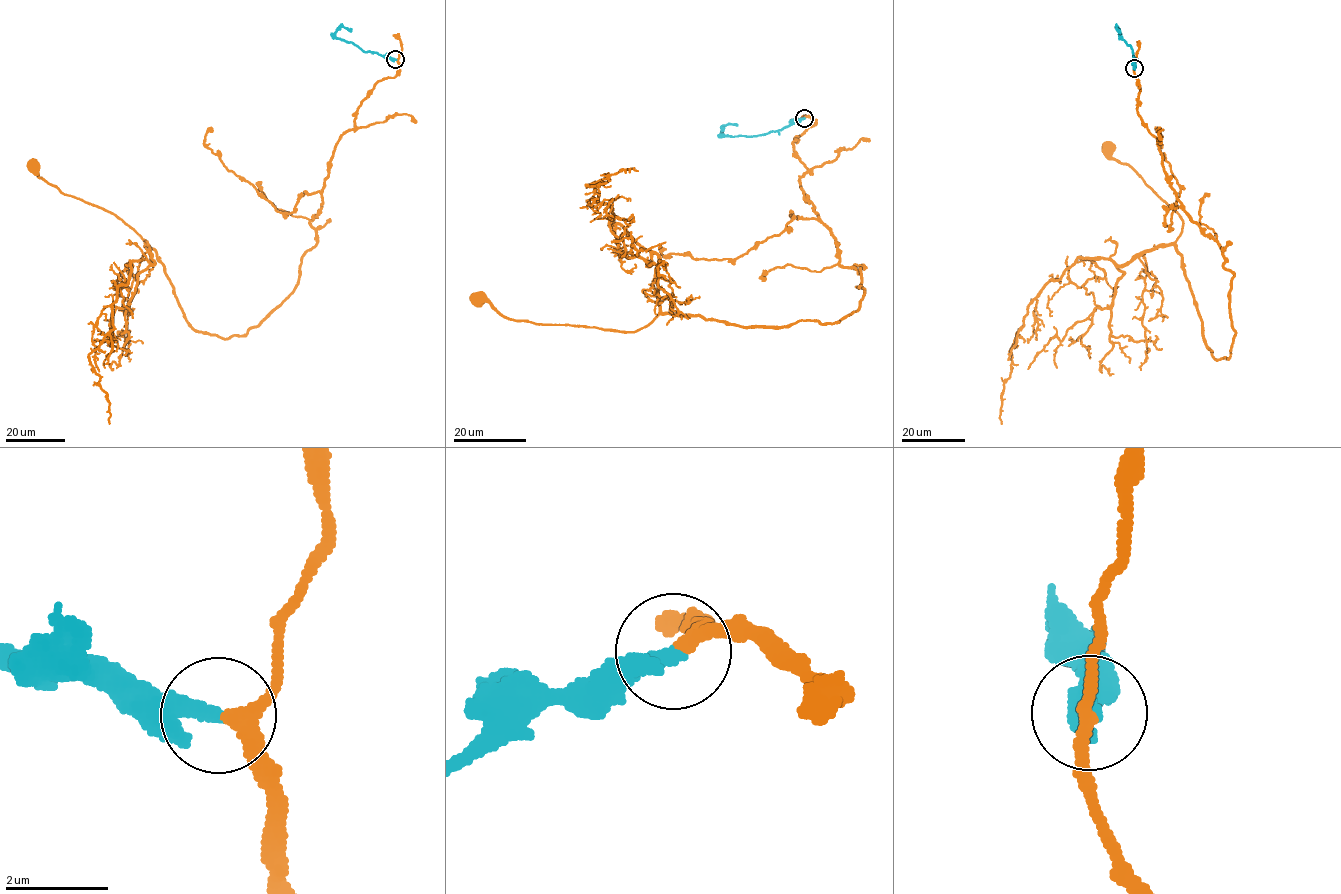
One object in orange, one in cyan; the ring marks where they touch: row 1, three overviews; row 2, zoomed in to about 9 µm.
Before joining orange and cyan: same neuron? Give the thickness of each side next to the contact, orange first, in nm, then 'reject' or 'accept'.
240/200 nm | accept

